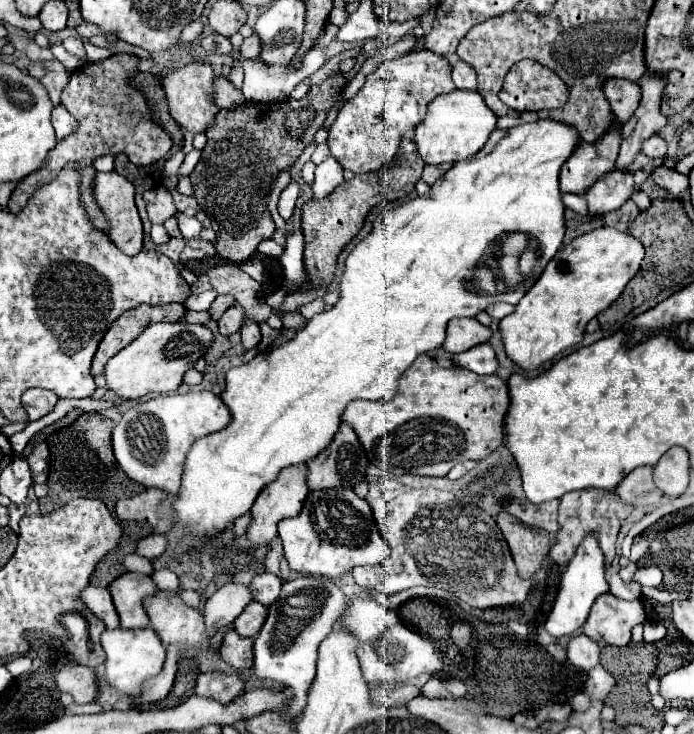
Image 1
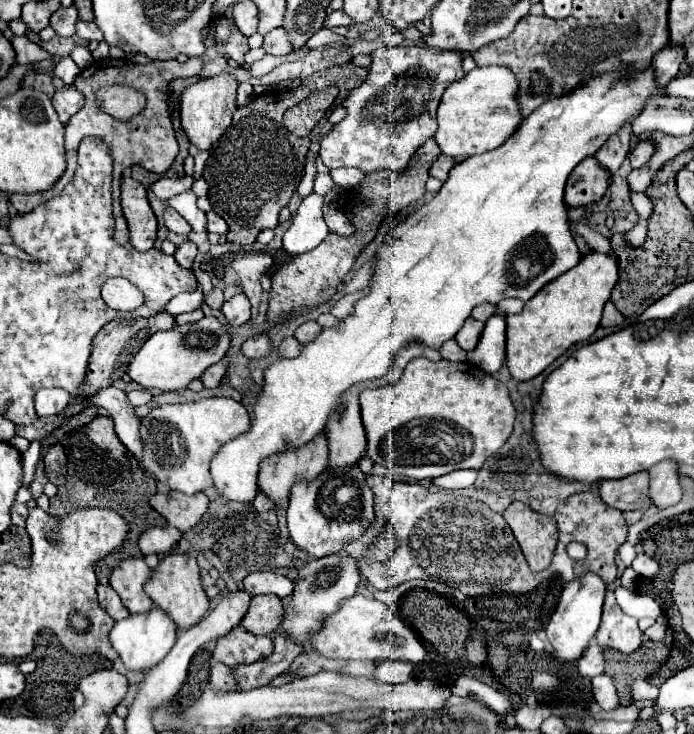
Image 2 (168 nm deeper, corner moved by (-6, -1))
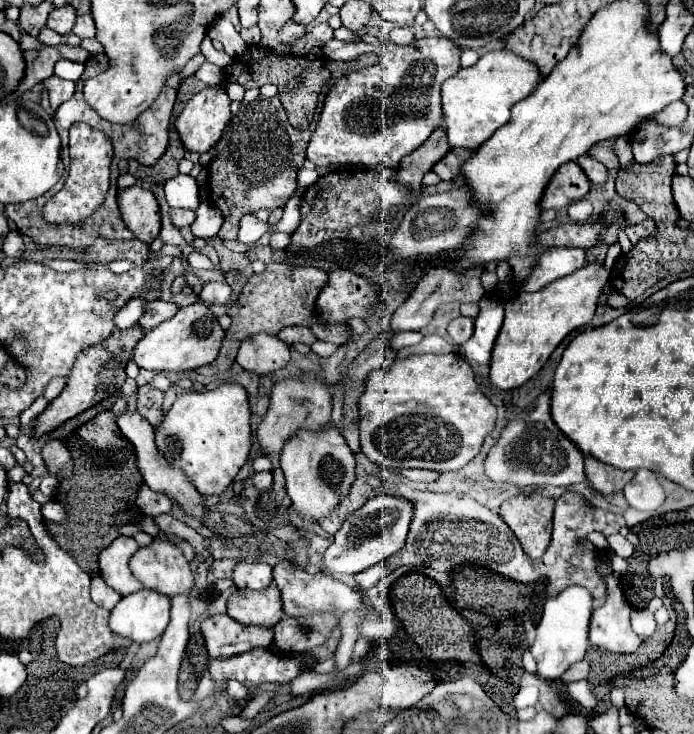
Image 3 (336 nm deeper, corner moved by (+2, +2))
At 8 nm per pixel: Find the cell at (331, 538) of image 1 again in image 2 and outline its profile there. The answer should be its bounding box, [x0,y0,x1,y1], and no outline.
[288,467,374,559]

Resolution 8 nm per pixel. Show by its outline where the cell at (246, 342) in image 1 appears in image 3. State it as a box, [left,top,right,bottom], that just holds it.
[236,334,290,374]

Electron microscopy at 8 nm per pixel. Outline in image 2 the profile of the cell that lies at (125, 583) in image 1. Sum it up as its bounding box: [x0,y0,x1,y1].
[110,557,154,613]

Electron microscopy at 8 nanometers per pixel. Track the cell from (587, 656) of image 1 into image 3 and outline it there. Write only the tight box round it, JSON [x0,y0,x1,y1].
[562,660,590,684]

